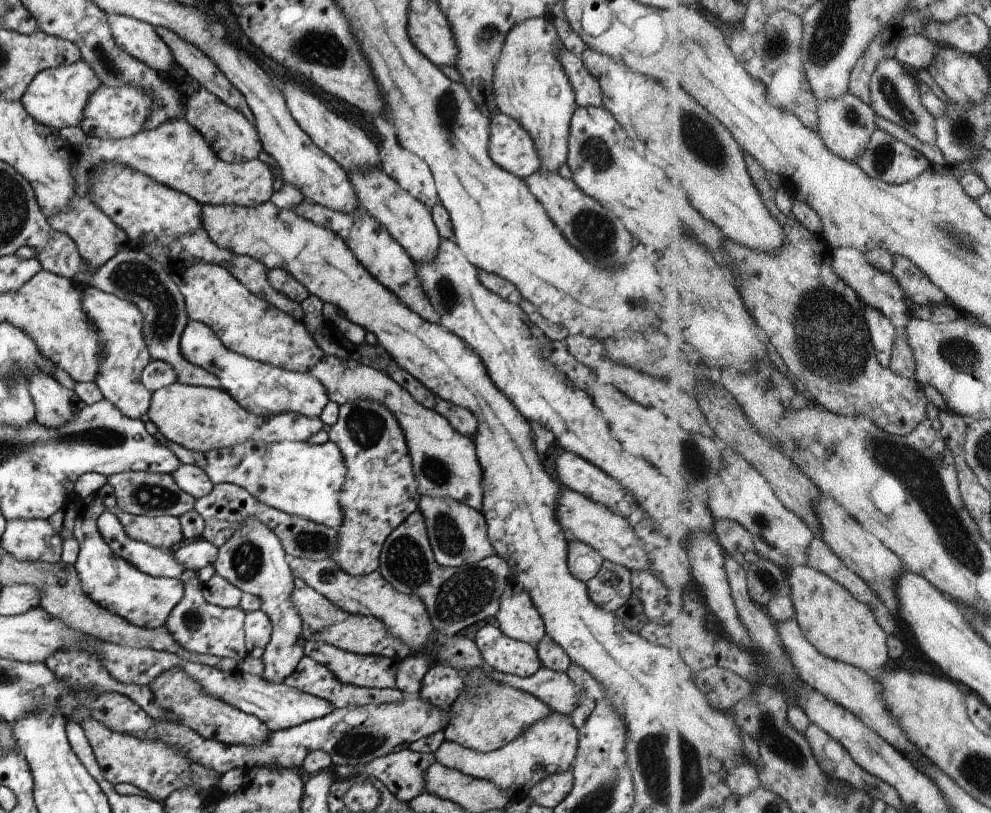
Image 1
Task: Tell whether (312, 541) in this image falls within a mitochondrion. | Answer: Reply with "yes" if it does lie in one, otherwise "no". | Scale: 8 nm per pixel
yes

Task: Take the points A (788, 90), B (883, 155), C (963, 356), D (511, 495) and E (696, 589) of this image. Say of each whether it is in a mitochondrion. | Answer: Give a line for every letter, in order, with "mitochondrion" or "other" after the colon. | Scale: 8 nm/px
A: other
B: mitochondrion
C: mitochondrion
D: other
E: other

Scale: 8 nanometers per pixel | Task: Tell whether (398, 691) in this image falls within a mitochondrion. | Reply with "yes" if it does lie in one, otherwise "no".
no

